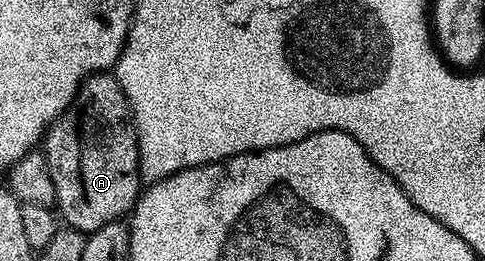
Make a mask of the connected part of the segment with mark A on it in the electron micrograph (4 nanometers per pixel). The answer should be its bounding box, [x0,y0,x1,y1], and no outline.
[41,72,141,235]

